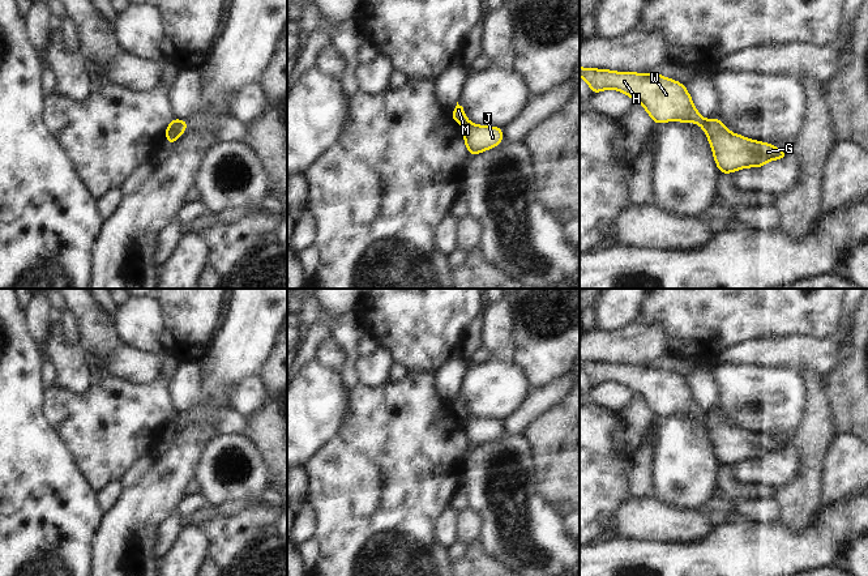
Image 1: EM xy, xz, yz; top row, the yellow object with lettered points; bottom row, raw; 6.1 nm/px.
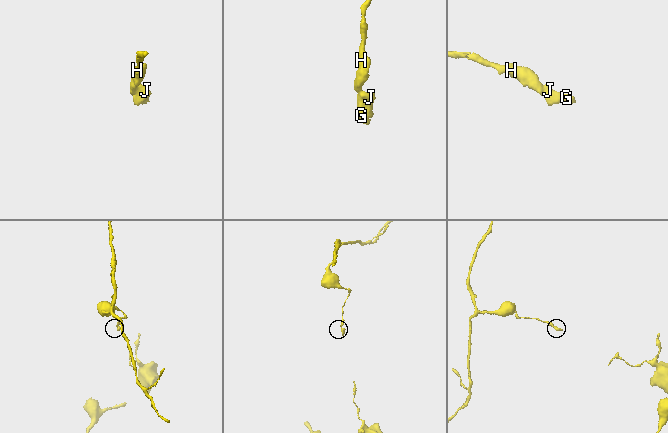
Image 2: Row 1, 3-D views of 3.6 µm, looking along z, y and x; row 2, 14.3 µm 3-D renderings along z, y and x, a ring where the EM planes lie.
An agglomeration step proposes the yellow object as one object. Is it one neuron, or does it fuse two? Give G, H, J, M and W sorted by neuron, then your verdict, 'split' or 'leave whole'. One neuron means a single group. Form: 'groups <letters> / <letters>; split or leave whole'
groups G J / H M W; split

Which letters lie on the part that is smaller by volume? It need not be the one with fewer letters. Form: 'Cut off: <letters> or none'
Cut off: G, J

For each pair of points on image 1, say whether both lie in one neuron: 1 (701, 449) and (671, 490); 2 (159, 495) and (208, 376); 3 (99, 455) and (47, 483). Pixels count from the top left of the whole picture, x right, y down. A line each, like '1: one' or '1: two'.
1: one
2: one
3: two

